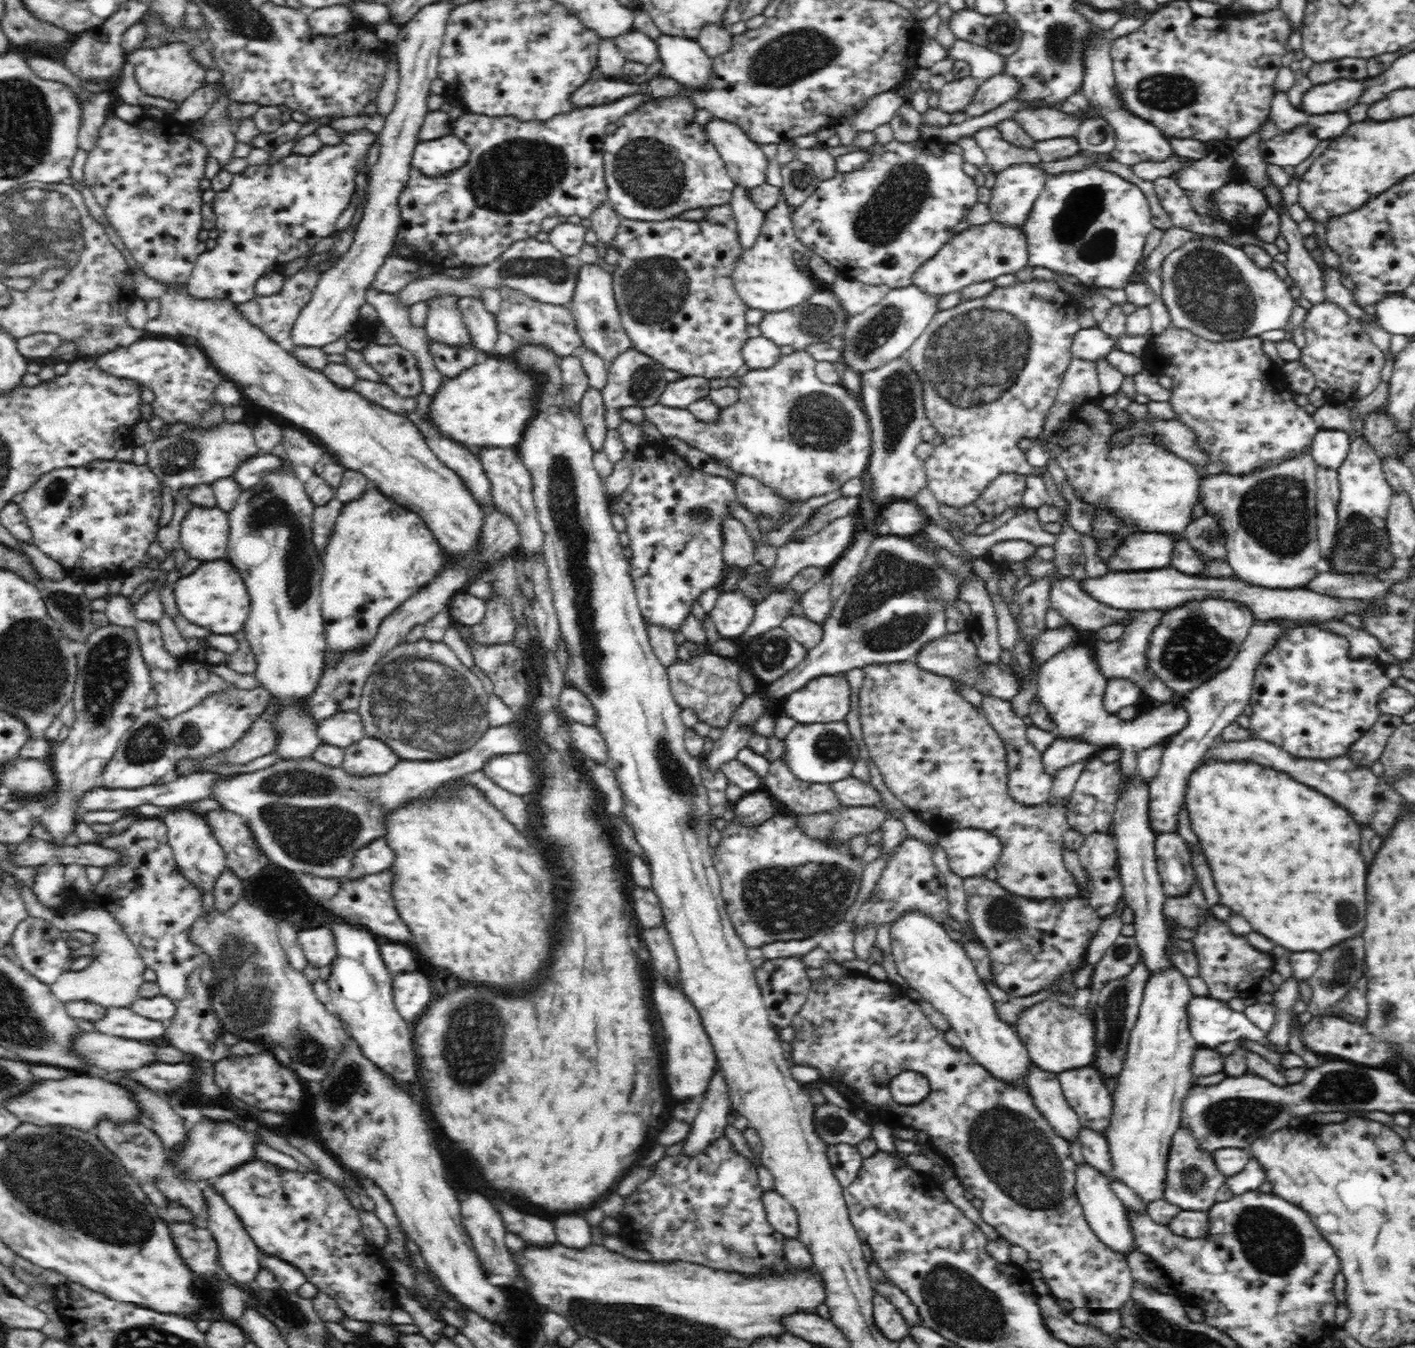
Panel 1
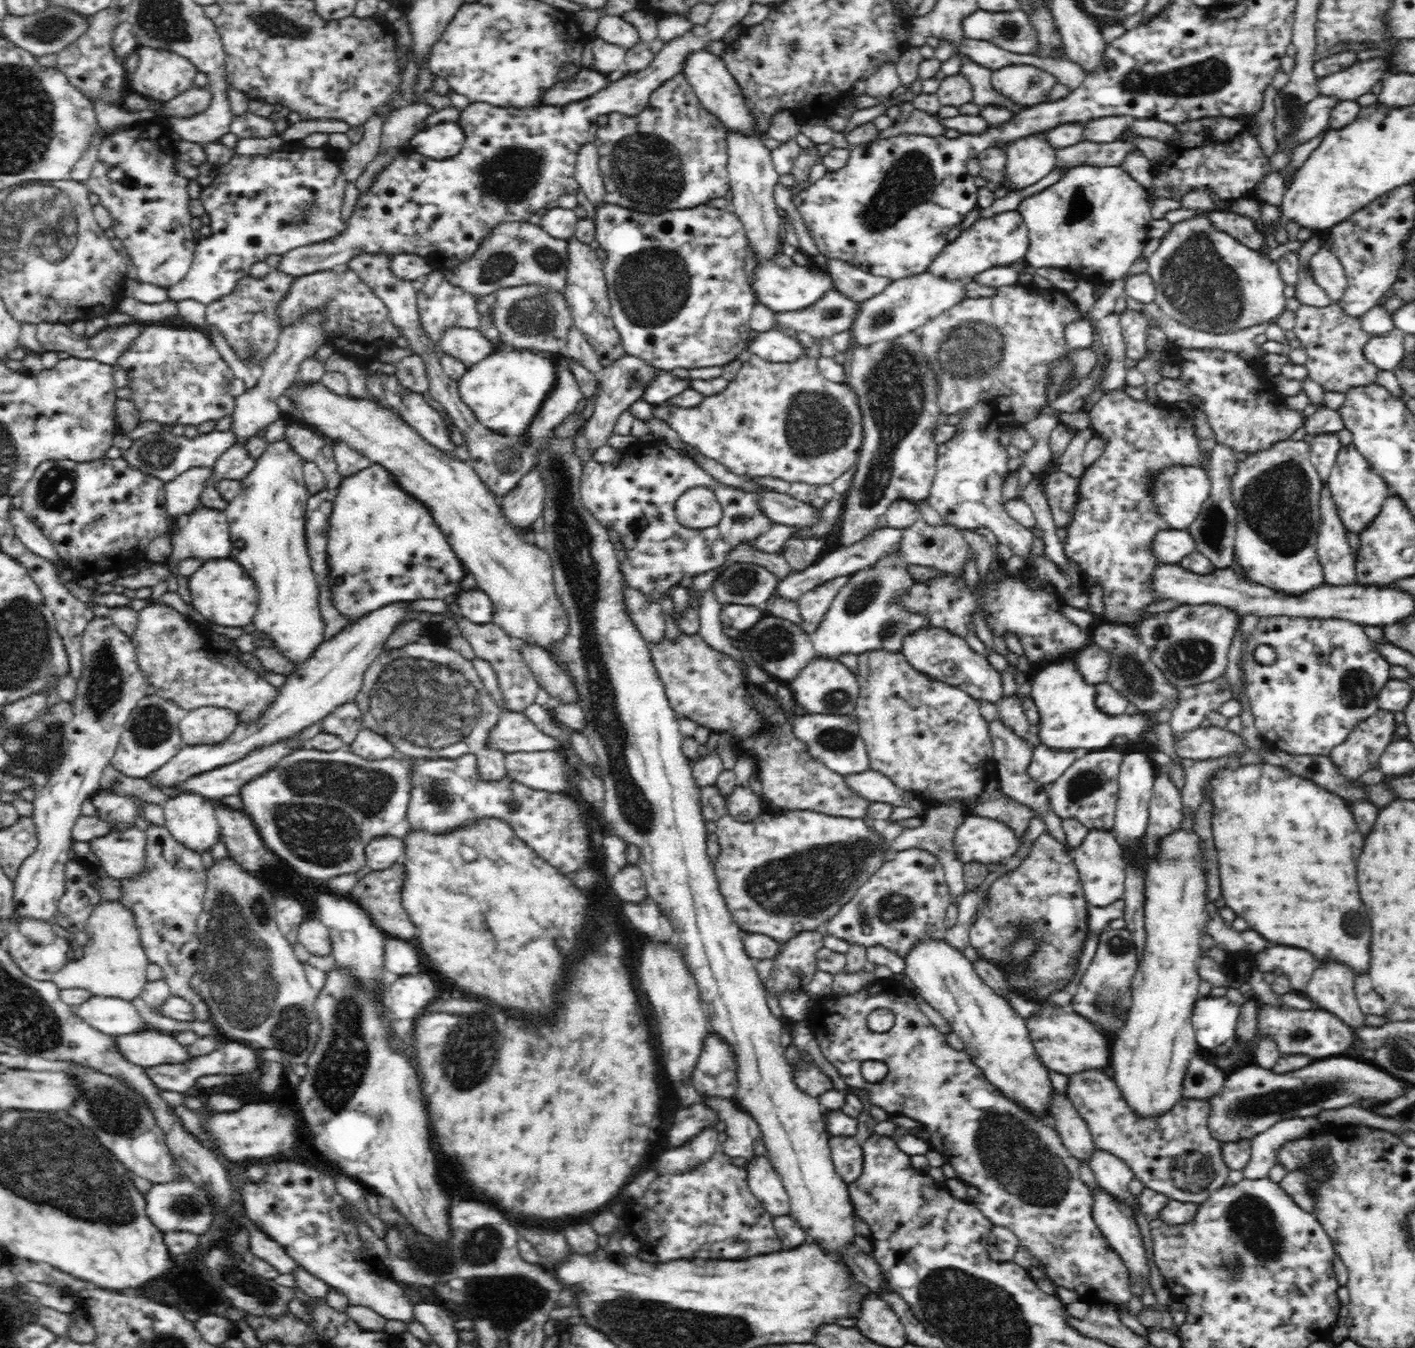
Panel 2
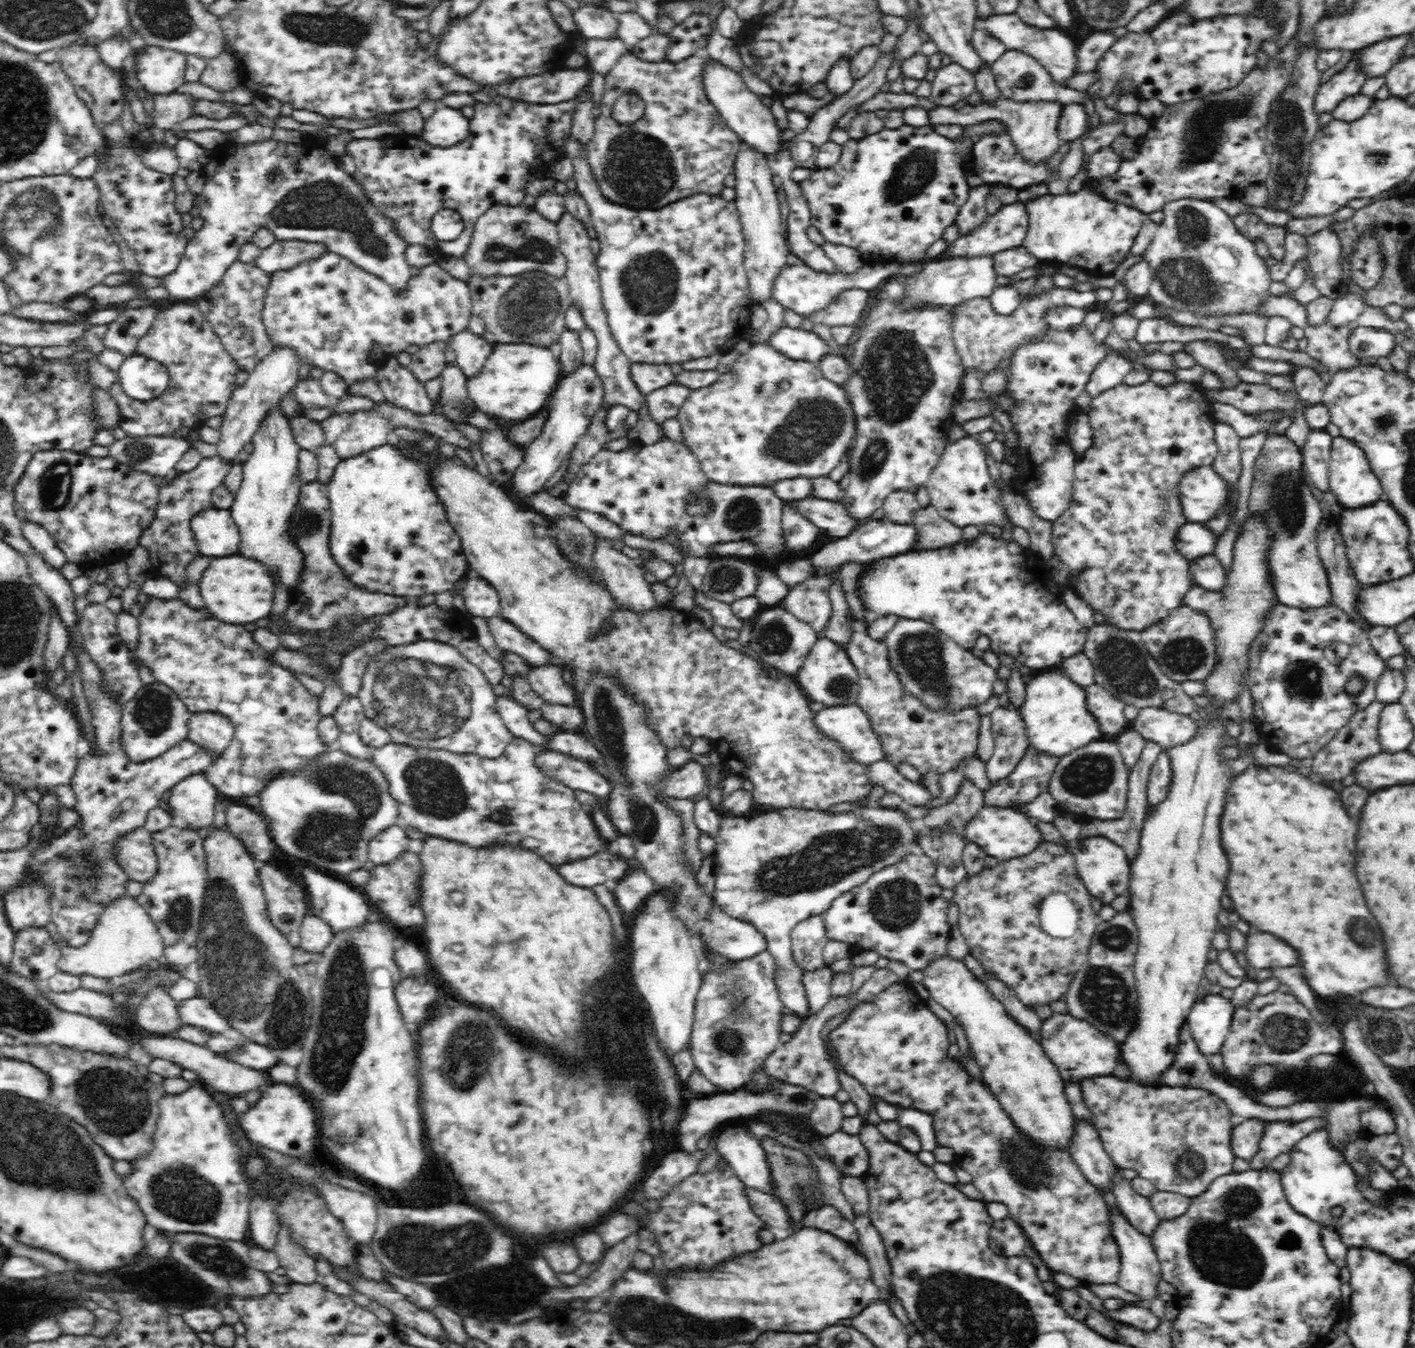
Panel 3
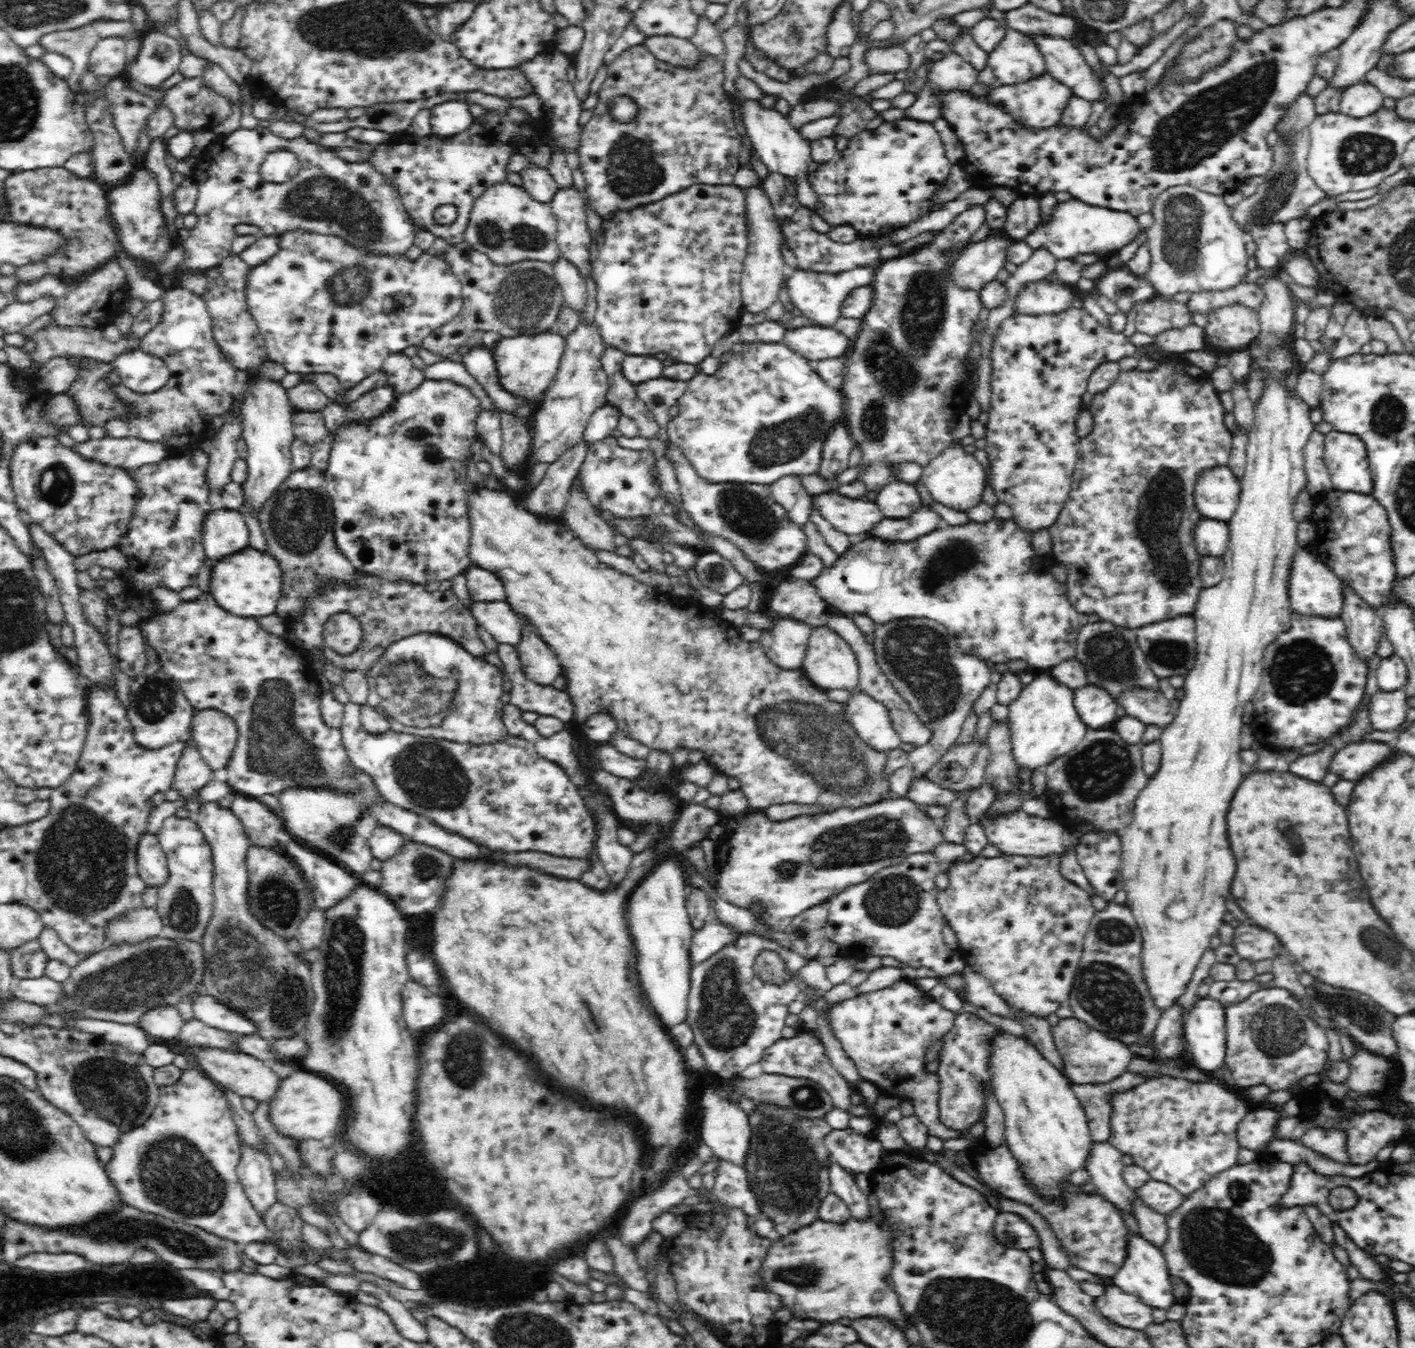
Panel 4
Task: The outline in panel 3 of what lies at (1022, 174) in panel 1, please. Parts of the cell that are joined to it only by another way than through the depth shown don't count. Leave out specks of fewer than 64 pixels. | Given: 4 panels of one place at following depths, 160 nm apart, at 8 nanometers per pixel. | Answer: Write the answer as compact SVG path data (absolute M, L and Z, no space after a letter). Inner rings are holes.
M998 96L994 102L981 101L976 106L966 105L964 108L953 108L953 106L941 106L936 104L934 108L927 110L927 121L930 125L940 126L940 124L959 124L960 126L972 126L985 121L998 120L1005 124L1012 135L1012 141L1016 143L1018 151L1028 159L1038 164L1038 161L1048 161L1064 143L1058 134L1058 123L1062 117L1063 105L1057 100L1028 100L1019 102L1006 96Z

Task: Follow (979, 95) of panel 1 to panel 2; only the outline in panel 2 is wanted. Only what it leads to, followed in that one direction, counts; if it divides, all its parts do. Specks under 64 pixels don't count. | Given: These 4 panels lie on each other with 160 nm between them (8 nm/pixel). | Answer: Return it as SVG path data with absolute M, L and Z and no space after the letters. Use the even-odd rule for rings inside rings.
M1006 66L991 75L991 85L1005 98L1022 107L1049 102L1048 92L1057 79L1034 66Z

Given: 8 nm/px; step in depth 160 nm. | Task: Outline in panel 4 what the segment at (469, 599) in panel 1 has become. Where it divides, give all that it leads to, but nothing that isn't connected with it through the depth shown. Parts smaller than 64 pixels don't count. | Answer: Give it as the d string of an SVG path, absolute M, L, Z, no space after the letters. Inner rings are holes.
M471 565L466 568L464 575L467 579L470 600L493 601L494 599L506 599L506 588L493 570Z

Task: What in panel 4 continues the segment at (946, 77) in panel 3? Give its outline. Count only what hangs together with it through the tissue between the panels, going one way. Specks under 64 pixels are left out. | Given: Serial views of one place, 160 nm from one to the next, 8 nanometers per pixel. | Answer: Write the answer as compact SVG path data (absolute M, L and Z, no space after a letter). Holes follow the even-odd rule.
M954 52L931 65L927 80L934 94L938 89L969 89L979 77L977 68Z

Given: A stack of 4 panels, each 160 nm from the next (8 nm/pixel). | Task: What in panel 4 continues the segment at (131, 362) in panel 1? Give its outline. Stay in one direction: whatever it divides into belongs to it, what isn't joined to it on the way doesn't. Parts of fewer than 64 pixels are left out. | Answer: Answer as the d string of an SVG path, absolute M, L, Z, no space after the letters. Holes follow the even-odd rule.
M175 285L161 299L164 301L162 321L141 338L140 349L163 360L170 376L164 386L147 393L138 393L122 382L113 385L112 390L122 402L134 404L134 412L130 418L112 419L102 426L107 437L159 442L174 457L189 455L189 450L196 447L208 454L220 430L213 429L212 419L220 415L224 418L230 411L237 369L217 347L212 334L212 318L202 294Z

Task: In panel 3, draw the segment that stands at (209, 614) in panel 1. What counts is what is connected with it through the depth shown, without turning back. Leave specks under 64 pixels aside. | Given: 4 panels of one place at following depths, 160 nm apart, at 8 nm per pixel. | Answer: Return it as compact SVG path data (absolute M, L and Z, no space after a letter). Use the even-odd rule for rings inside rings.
M240 553L212 558L210 568L204 572L200 584L198 584L204 606L218 619L228 623L256 622L267 618L272 612L274 602L274 588L276 588L275 576L270 567L261 560L243 556Z

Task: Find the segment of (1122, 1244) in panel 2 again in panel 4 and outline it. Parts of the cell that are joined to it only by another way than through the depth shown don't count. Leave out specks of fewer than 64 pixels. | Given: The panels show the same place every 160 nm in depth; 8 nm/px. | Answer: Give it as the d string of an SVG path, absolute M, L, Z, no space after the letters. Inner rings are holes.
M1130 1234L1128 1242L1128 1254L1121 1266L1121 1270L1114 1276L1114 1284L1128 1294L1134 1294L1144 1304L1151 1306L1152 1309L1168 1310L1172 1304L1176 1303L1174 1297L1174 1286L1170 1282L1170 1272L1166 1257L1161 1248L1154 1246L1140 1234Z

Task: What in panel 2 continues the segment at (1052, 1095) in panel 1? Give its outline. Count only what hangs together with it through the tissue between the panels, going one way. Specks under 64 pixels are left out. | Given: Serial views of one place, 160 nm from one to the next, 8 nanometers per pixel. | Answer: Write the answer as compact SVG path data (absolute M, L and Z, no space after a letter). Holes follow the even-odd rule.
M1053 1090L1053 1100L1049 1107L1050 1118L1064 1146L1079 1161L1090 1161L1094 1140L1086 1121L1078 1114L1072 1101L1062 1092Z

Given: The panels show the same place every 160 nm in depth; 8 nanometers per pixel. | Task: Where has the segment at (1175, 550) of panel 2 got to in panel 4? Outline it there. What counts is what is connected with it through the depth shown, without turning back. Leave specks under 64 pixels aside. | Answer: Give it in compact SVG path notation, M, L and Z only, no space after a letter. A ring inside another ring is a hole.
M1205 518L1198 524L1194 539L1202 556L1223 557L1230 541L1229 524L1226 521Z

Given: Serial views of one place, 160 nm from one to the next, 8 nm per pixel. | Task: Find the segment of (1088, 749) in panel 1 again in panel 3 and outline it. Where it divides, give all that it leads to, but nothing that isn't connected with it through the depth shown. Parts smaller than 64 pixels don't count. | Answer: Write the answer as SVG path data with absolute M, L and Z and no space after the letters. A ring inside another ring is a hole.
M1028 748L1010 776L992 783L990 788L984 790L983 804L1006 808L1012 804L1025 805L1032 802L1047 791L1058 759Z

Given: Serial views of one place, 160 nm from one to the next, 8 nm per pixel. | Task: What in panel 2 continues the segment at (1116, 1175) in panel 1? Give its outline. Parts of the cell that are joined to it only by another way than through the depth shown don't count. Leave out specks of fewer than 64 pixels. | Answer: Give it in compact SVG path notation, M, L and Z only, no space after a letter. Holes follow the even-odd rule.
M1177 830L1171 835L1165 836L1159 842L1159 859L1150 859L1149 865L1145 872L1145 929L1146 929L1146 946L1143 952L1143 959L1138 965L1137 972L1132 977L1131 986L1131 1006L1128 1009L1128 1018L1125 1020L1125 1026L1116 1033L1118 1038L1112 1042L1112 1062L1110 1066L1114 1069L1114 1082L1120 1088L1122 1097L1126 1100L1126 1105L1130 1106L1130 1109L1134 1110L1134 1114L1137 1114L1138 1118L1152 1118L1159 1117L1162 1114L1166 1114L1183 1096L1183 1082L1186 1072L1188 1072L1188 1066L1190 1062L1196 1058L1199 1052L1202 1052L1197 1038L1195 1036L1194 1028L1192 1027L1191 1020L1193 1018L1193 1011L1200 999L1198 996L1198 984L1200 984L1200 975L1198 974L1197 963L1200 958L1205 956L1204 951L1200 947L1200 934L1204 934L1204 926L1206 926L1206 876L1204 876L1204 866L1202 866L1202 852L1200 852L1200 838L1194 834L1194 832L1184 832L1184 830Z

